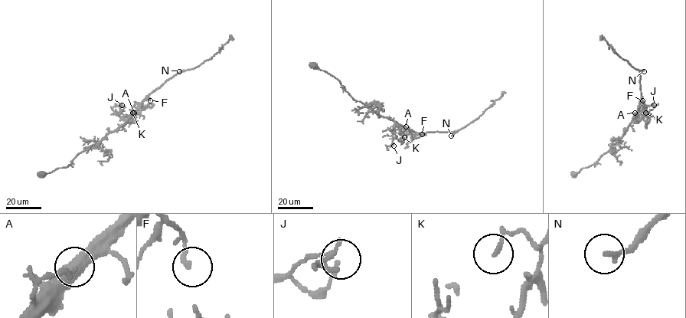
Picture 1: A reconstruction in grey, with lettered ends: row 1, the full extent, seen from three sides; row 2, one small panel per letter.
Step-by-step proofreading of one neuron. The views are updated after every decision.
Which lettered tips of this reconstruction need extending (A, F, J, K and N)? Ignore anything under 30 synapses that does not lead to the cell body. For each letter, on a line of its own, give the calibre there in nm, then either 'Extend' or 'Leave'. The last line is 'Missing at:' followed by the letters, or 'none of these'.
A: Thickness 150 nm. Leave
F: Thickness 110 nm. Leave
J: Thickness 140 nm. Leave
K: Thickness 150 nm. Leave
N: Thickness 160 nm. Extend
Missing at: N

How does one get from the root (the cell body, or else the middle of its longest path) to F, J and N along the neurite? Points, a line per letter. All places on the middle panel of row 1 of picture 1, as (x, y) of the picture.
F: (313, 65), (336, 78), (354, 99), (367, 104), (378, 115), (422, 134)
J: (313, 65), (336, 78), (354, 99), (398, 124), (390, 130), (396, 136), (390, 145), (393, 145)
N: (313, 65), (336, 78), (354, 99), (367, 104), (378, 115), (387, 117), (417, 133), (455, 132), (451, 136)

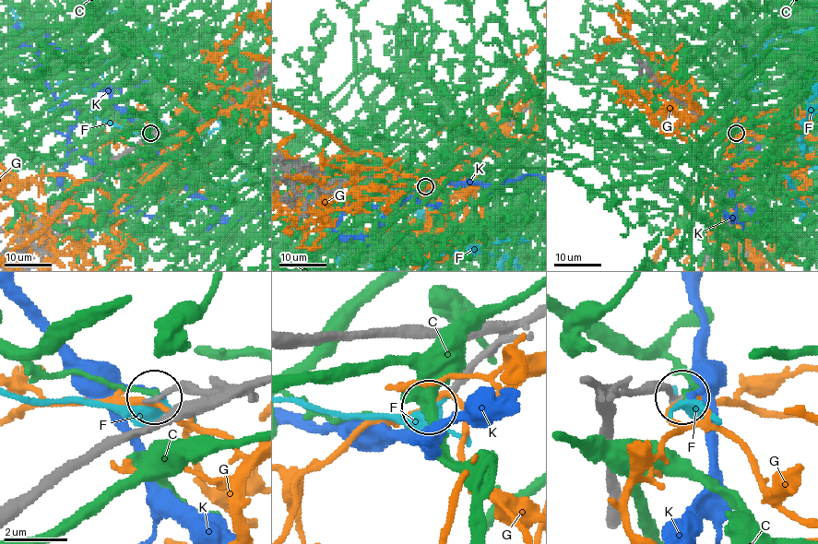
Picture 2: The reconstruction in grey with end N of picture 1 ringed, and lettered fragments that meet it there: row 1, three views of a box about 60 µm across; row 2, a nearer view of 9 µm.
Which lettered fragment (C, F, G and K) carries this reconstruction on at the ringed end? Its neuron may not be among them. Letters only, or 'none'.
none

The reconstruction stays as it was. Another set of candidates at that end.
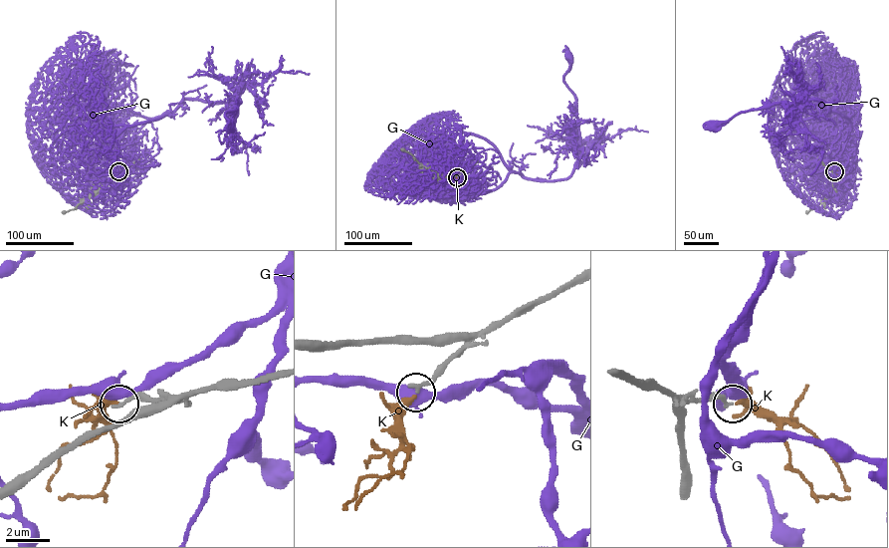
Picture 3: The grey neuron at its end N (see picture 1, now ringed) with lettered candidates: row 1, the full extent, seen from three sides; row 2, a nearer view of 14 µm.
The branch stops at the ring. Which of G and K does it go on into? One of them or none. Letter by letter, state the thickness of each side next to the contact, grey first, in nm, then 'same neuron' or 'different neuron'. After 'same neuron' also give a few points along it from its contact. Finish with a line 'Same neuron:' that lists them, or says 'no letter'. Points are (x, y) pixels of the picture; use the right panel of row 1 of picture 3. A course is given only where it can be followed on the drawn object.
G: 280/360 nm | different neuron
K: 180/240 nm | same neuron
Same neuron: K

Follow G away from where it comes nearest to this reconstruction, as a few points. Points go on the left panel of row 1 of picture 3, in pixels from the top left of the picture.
G: (118, 171), (140, 129), (183, 99), (239, 100), (236, 110), (225, 114), (230, 126)

